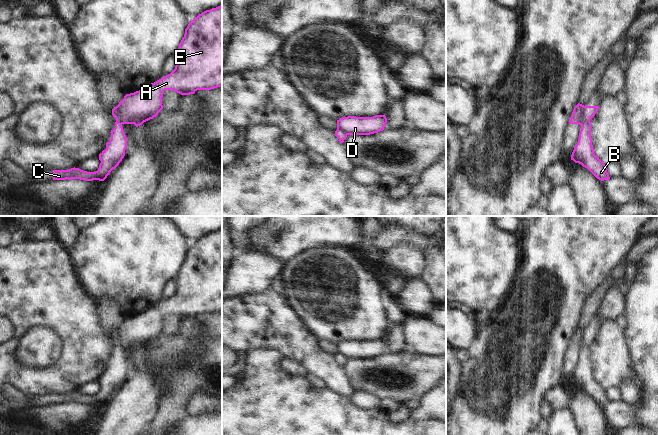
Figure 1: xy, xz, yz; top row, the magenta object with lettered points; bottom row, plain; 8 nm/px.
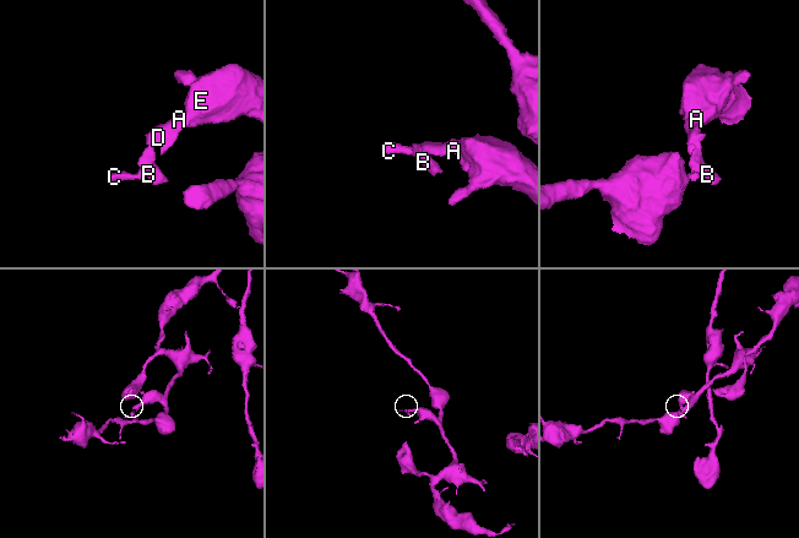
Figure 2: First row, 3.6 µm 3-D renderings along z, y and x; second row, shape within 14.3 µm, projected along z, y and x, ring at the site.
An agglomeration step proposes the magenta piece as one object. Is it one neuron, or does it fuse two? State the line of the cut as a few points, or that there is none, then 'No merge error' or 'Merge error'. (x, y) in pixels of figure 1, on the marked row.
Split along yz (585, 106), (584, 120), (580, 124). Merge error

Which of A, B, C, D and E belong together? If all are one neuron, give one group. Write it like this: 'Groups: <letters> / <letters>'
Groups: A D E / B C

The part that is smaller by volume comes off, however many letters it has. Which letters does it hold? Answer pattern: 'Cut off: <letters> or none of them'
Cut off: B, C

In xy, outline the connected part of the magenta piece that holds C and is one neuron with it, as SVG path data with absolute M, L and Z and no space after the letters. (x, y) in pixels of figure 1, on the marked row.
M114 107L112 109L112 115L113 117L116 119L115 122L115 128L113 130L111 130L111 140L109 142L106 143L106 149L103 150L100 154L99 154L99 160L101 161L99 168L97 171L95 172L87 172L87 171L83 171L79 168L71 168L71 169L67 169L67 170L53 170L53 180L71 180L71 179L80 179L80 180L85 180L85 181L93 181L93 180L99 180L99 181L104 181L107 176L110 174L110 172L115 169L119 163L122 161L122 159L125 156L125 150L127 148L127 137L125 135L125 132L123 130L122 124L119 122L119 120L116 118L117 117L117 111L116 111L116 107Z

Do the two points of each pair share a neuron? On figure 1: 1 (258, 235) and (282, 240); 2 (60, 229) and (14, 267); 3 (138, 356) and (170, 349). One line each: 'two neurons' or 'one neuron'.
1: one neuron
2: two neurons
3: one neuron

